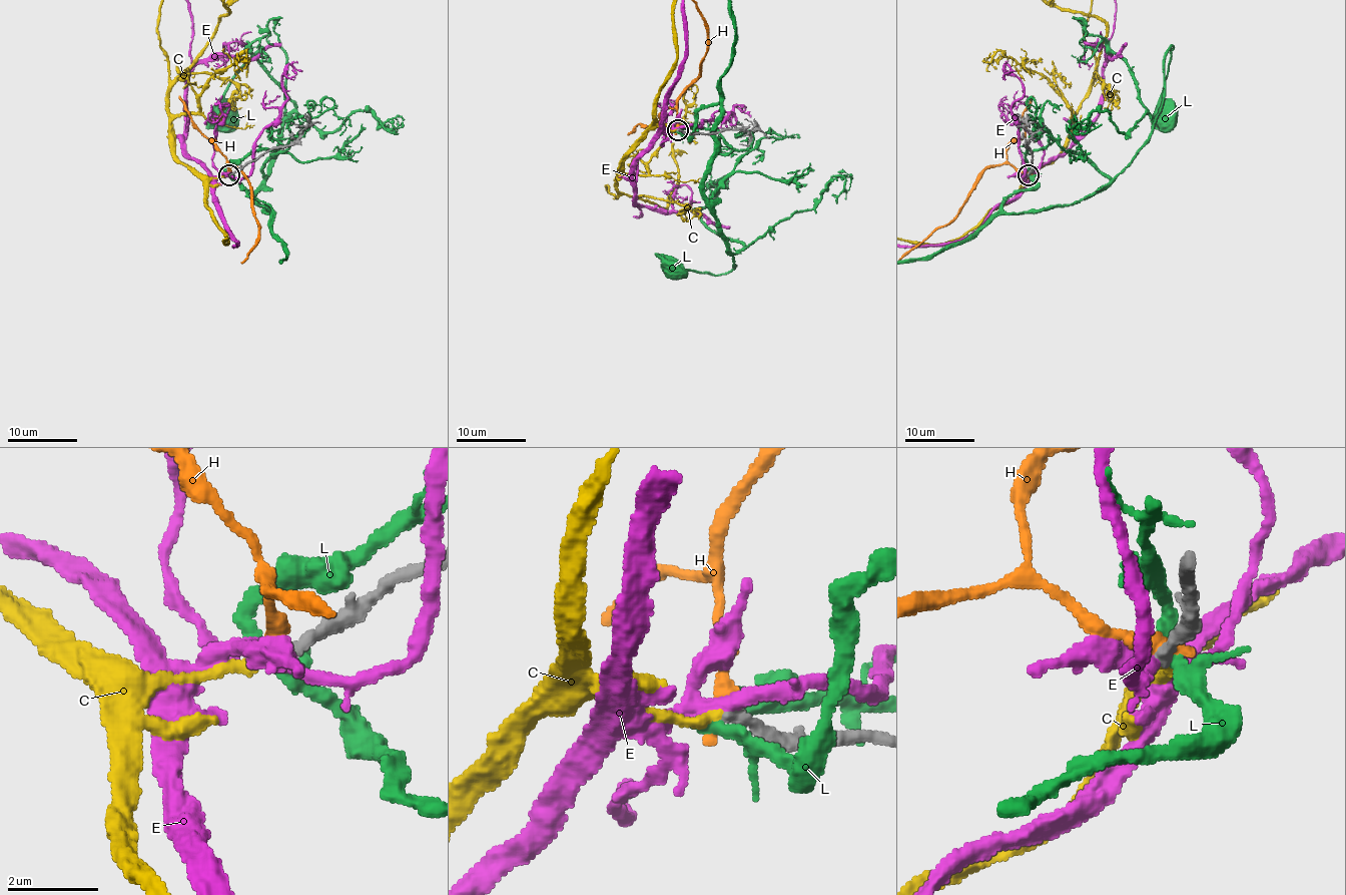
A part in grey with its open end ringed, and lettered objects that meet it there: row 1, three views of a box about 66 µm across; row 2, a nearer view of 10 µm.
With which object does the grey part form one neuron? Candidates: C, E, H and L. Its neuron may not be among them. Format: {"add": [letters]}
{"add": ["C"]}

